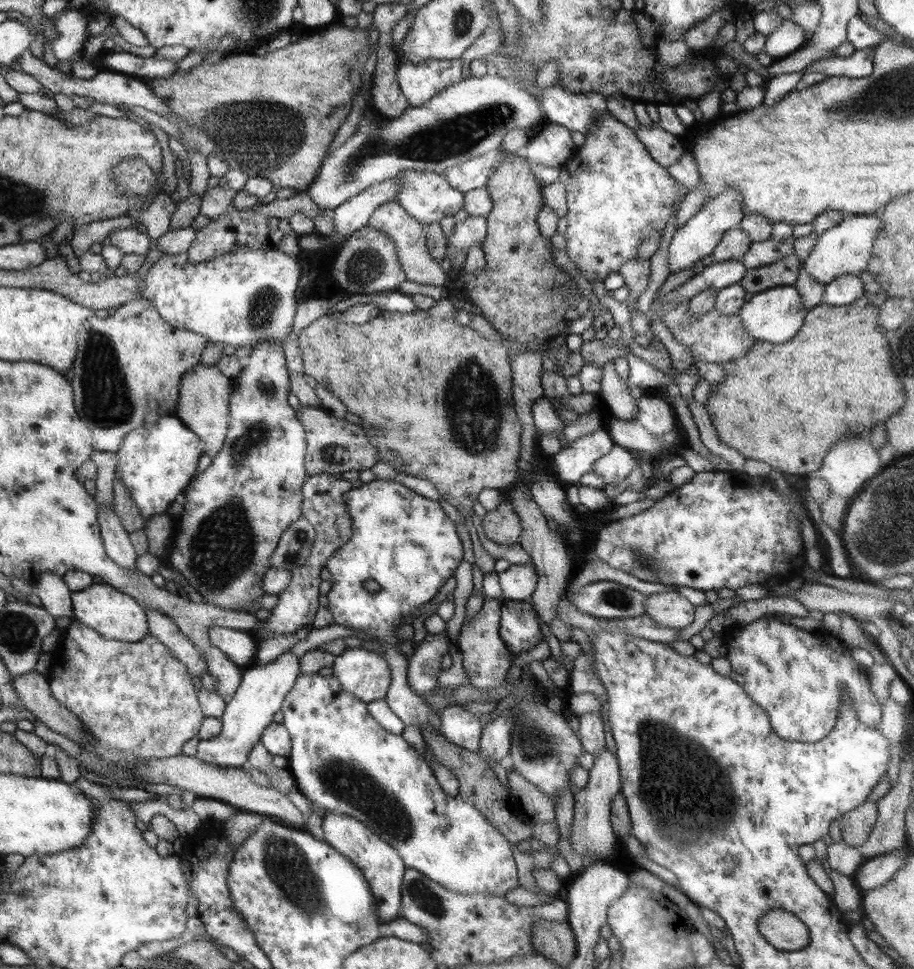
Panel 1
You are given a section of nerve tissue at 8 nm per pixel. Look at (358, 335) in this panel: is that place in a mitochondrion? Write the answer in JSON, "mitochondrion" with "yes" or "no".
{"mitochondrion":"no"}

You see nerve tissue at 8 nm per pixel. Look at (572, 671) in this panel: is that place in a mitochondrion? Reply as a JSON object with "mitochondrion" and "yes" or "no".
{"mitochondrion":"no"}

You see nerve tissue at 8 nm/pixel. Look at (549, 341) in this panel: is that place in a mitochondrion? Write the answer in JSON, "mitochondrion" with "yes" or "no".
{"mitochondrion":"no"}

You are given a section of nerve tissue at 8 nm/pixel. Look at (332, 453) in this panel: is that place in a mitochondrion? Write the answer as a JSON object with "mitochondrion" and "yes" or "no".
{"mitochondrion":"yes"}

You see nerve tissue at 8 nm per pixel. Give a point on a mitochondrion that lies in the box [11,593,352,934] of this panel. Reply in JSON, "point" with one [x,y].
{"point":[287,867]}

